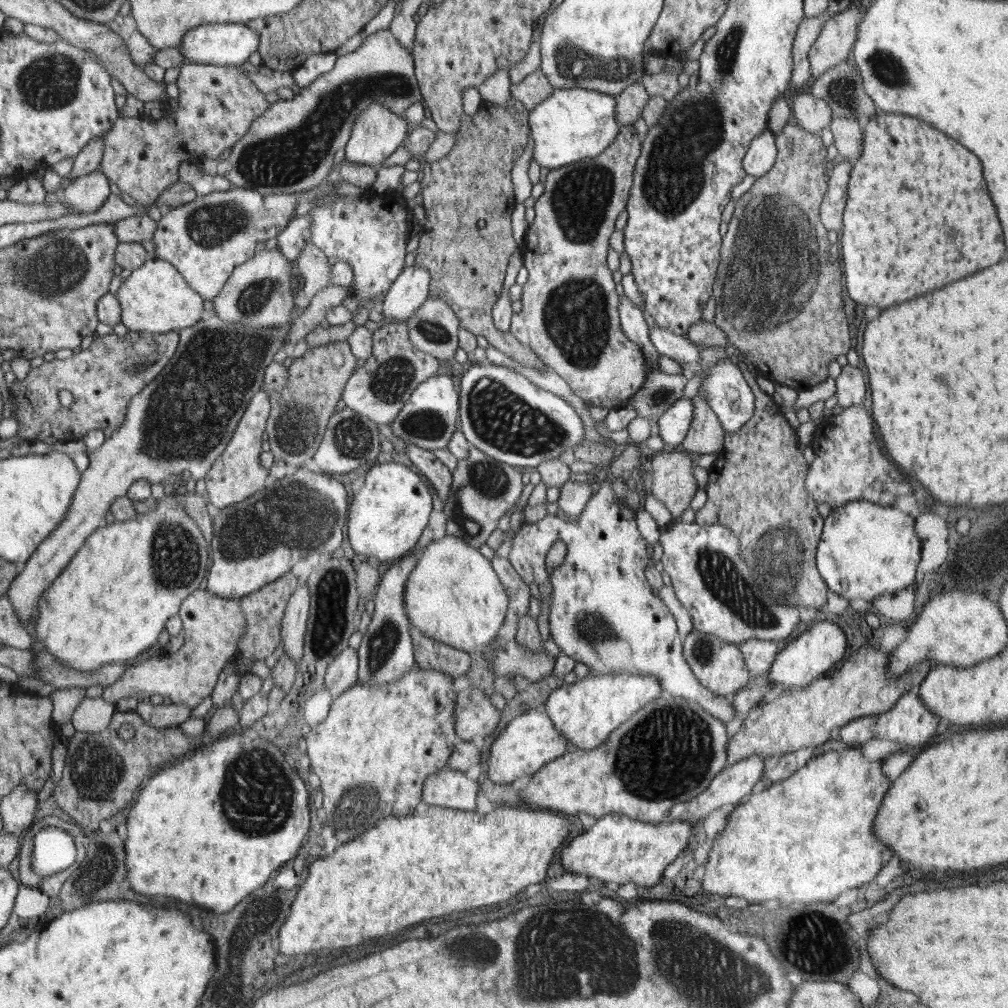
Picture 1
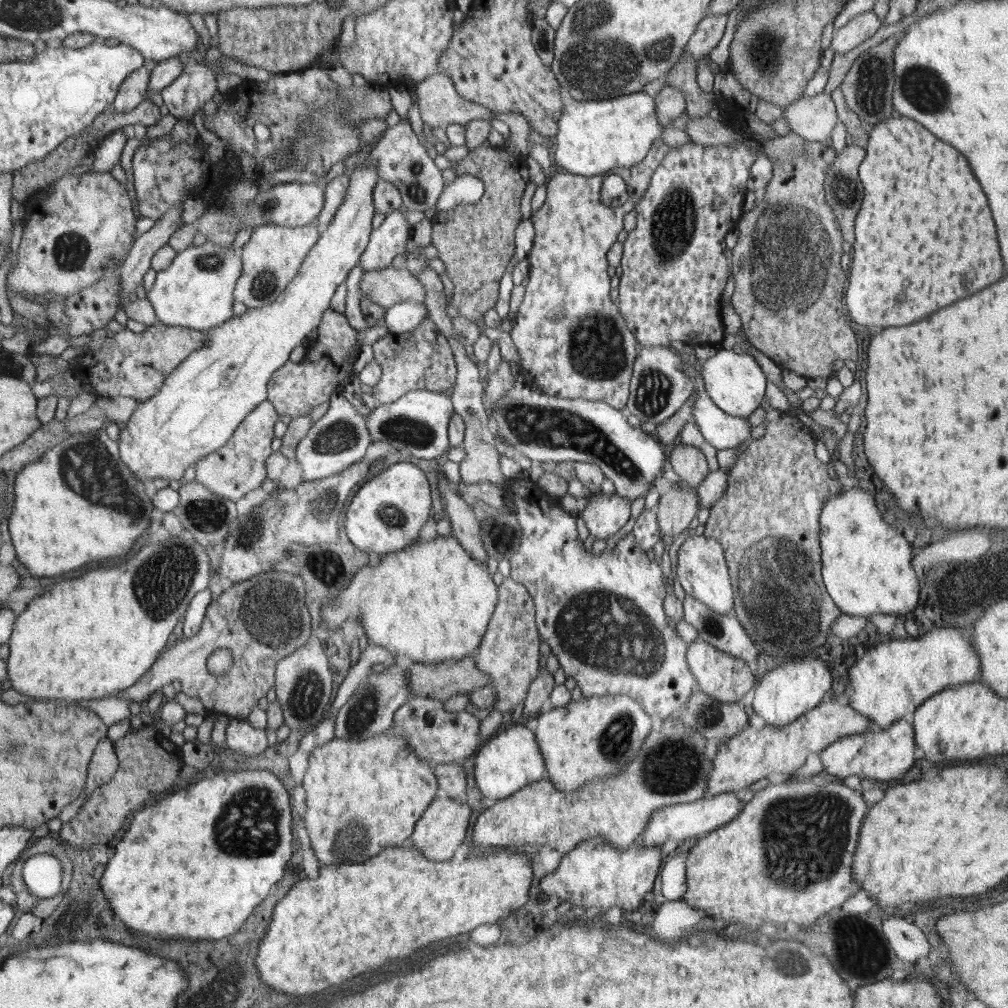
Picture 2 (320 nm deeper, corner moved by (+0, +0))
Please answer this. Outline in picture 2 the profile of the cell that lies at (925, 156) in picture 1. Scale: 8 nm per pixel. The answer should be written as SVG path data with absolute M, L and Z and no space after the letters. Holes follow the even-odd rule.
M894 115L869 127L868 145L859 172L860 180L864 184L864 204L856 216L854 260L852 260L852 268L850 268L850 284L848 284L846 298L844 298L848 318L853 326L856 324L882 326L882 328L886 328L886 326L908 326L912 322L926 318L928 314L934 314L936 310L940 310L944 306L950 306L952 302L956 302L960 298L976 294L978 290L982 290L982 288L986 288L986 286L990 286L1002 278L1004 266L1002 266L1002 258L1000 258L1000 250L998 250L996 226L994 226L986 196L984 196L978 180L974 178L966 158L956 148L938 140L934 134L924 130L924 126L920 126L920 123L914 119Z

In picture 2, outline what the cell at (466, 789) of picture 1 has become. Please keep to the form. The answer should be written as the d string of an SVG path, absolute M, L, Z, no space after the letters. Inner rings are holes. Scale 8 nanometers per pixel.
M437 796L424 811L420 820L416 821L416 826L409 836L408 842L428 860L449 860L456 852L457 846L460 846L466 838L470 816L472 816L472 809L466 801L459 802L454 798Z

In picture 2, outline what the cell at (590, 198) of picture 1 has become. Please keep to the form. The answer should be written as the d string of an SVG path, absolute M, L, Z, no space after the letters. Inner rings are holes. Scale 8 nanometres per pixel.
M659 139L652 145L646 158L634 166L616 167L603 176L596 177L580 177L559 169L548 179L544 205L531 216L535 236L532 249L527 255L530 267L528 286L509 332L520 355L521 374L527 382L546 394L560 398L584 397L605 402L624 411L629 398L633 366L638 355L638 342L627 327L619 306L610 299L612 286L607 273L607 252L617 244L618 234L623 229L624 216L634 209L634 201L641 198L650 186L656 167L660 166L670 149L672 147ZM608 174L620 175L625 180L630 192L630 198L625 205L613 208L602 204L601 183Z

